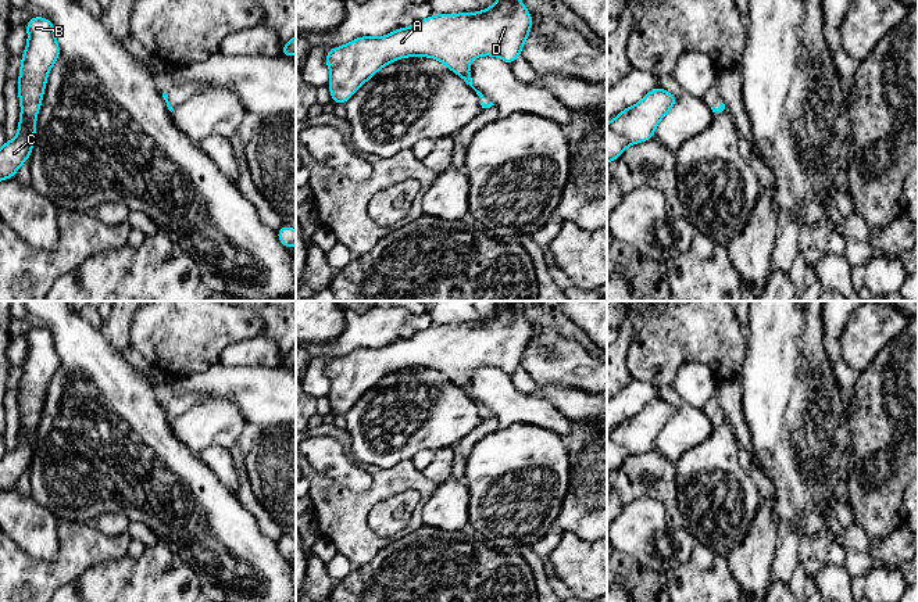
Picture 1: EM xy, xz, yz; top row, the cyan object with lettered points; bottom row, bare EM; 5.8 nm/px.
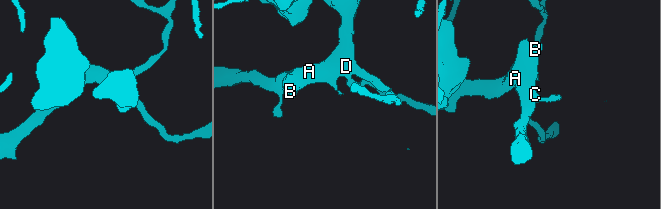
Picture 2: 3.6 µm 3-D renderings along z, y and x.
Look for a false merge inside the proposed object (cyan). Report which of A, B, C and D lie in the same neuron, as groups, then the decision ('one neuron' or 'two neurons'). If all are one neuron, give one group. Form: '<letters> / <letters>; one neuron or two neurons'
A B C D; one neuron

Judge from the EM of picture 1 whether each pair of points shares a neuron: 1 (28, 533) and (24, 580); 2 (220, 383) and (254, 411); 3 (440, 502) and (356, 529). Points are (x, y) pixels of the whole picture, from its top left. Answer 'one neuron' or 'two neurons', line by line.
1: two neurons
2: one neuron
3: two neurons

